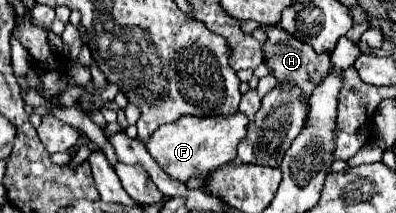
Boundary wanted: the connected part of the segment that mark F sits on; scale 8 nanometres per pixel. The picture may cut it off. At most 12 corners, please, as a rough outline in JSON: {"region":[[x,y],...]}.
{"region":[[240,112],[184,116],[144,146],[188,182],[232,162],[246,134]]}

